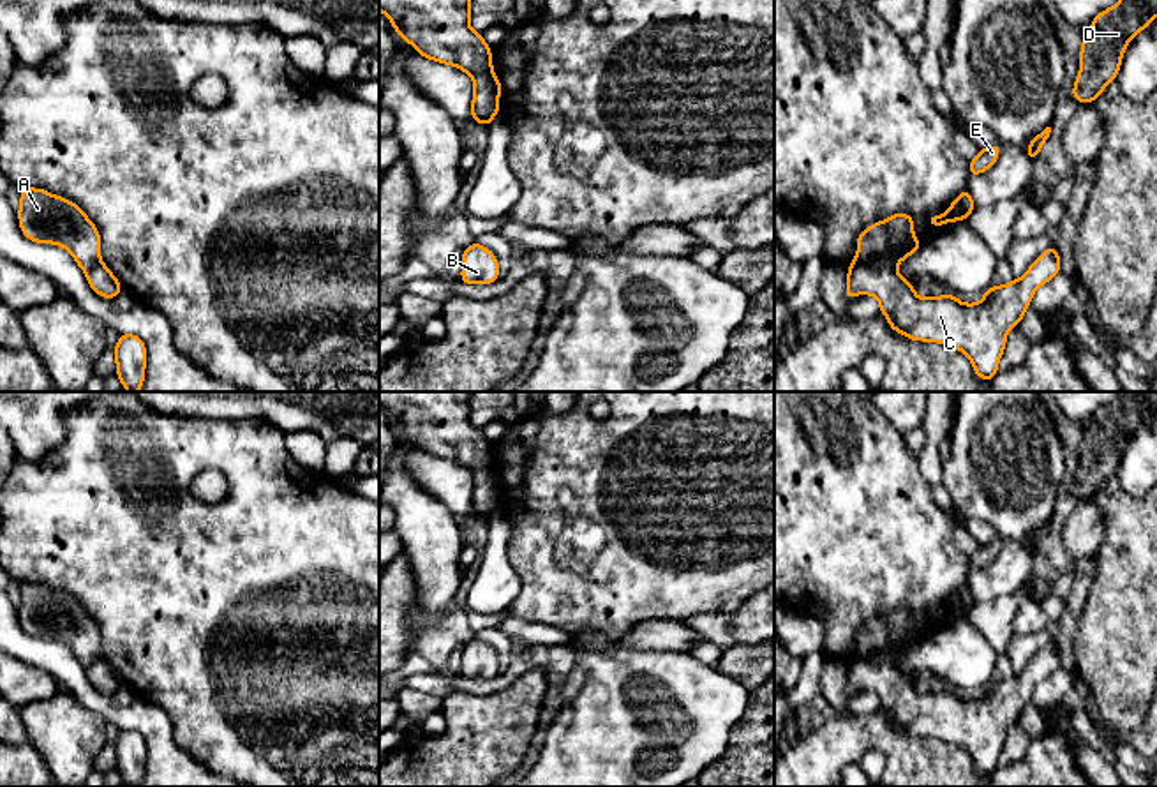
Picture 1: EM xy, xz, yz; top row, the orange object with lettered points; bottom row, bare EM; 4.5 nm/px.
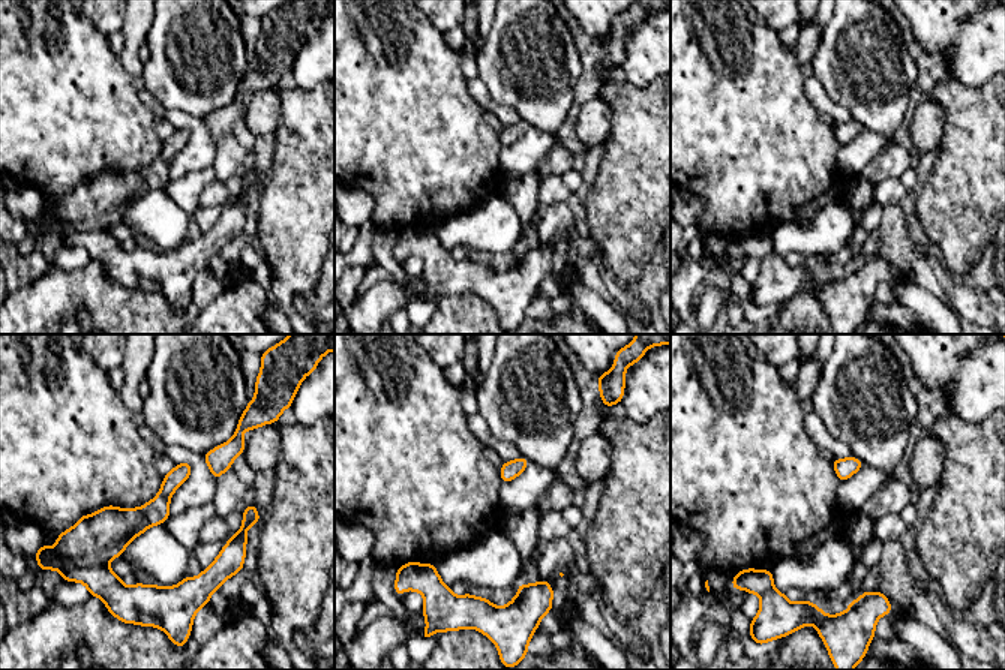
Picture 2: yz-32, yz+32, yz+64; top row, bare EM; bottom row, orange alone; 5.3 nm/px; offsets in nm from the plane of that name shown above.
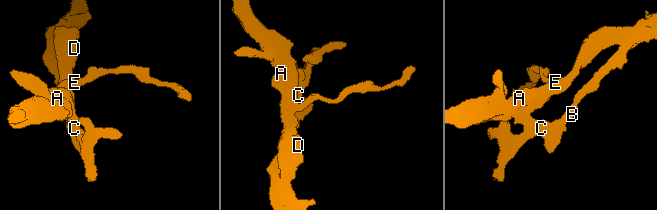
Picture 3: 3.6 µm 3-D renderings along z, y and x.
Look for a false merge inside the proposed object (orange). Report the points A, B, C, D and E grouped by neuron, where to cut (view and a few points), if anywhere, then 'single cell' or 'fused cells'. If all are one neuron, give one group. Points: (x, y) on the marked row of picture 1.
A D E / B C; cut in yz along (895, 265), (852, 265), (849, 269); fused cells

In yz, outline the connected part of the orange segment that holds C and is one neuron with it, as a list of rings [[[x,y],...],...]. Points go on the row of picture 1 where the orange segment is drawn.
[[[1051,245],[1021,279],[995,284],[979,304],[963,304],[956,295],[919,298],[896,266],[854,265],[848,268],[845,298],[873,295],[894,332],[963,351],[975,374],[988,381],[997,376],[1007,334],[1021,323],[1035,289],[1058,274],[1060,256]]]

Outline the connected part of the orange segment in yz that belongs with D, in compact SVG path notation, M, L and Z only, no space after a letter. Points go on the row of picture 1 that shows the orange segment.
M1120 0L1099 12L1083 37L1081 67L1072 97L1090 104L1102 95L1104 86L1116 79L1122 55L1145 26L1157 18L1157 0Z

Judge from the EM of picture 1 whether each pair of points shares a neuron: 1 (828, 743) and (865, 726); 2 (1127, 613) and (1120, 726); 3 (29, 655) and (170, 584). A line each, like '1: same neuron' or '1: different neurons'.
1: same neuron
2: same neuron
3: different neurons

